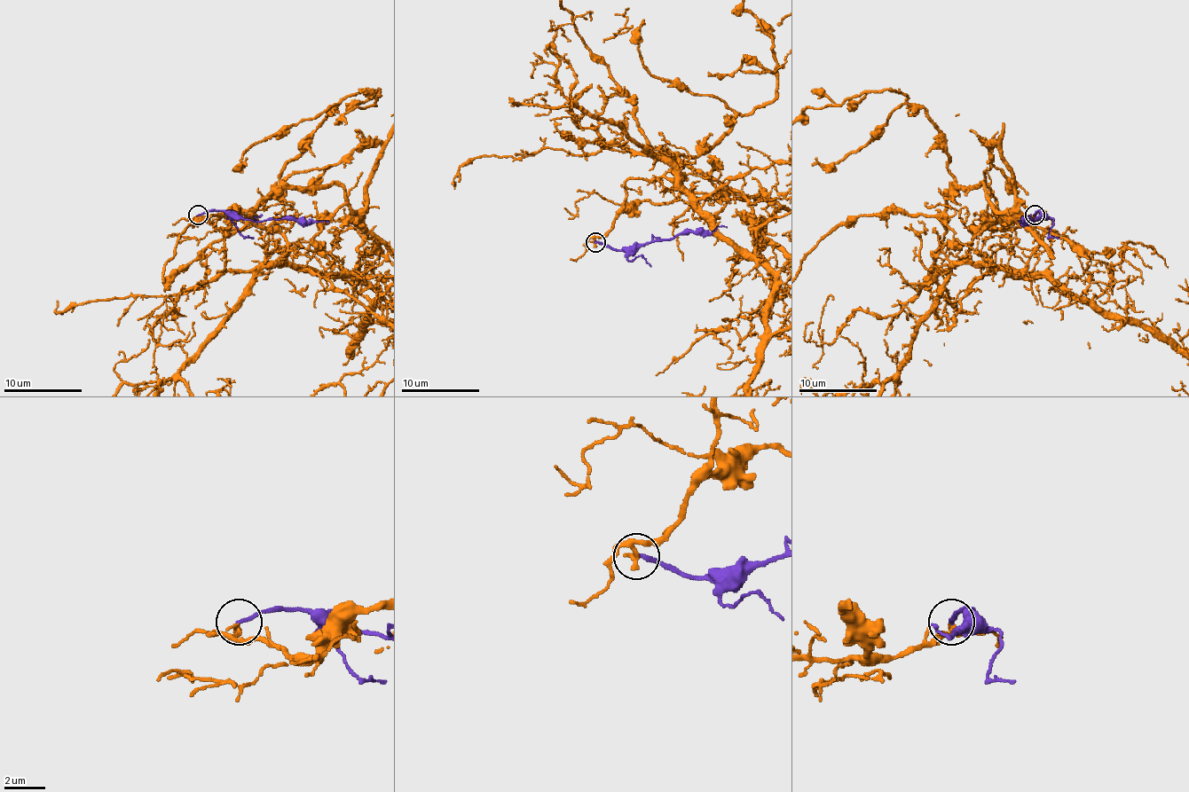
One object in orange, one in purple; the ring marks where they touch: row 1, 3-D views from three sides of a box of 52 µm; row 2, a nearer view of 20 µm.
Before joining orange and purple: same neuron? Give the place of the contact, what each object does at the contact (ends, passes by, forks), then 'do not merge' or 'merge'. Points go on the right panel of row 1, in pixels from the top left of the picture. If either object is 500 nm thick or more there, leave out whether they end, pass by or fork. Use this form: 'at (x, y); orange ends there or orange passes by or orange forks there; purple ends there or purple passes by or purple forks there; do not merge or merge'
at (1035, 215); orange ends there; purple ends there; do not merge

